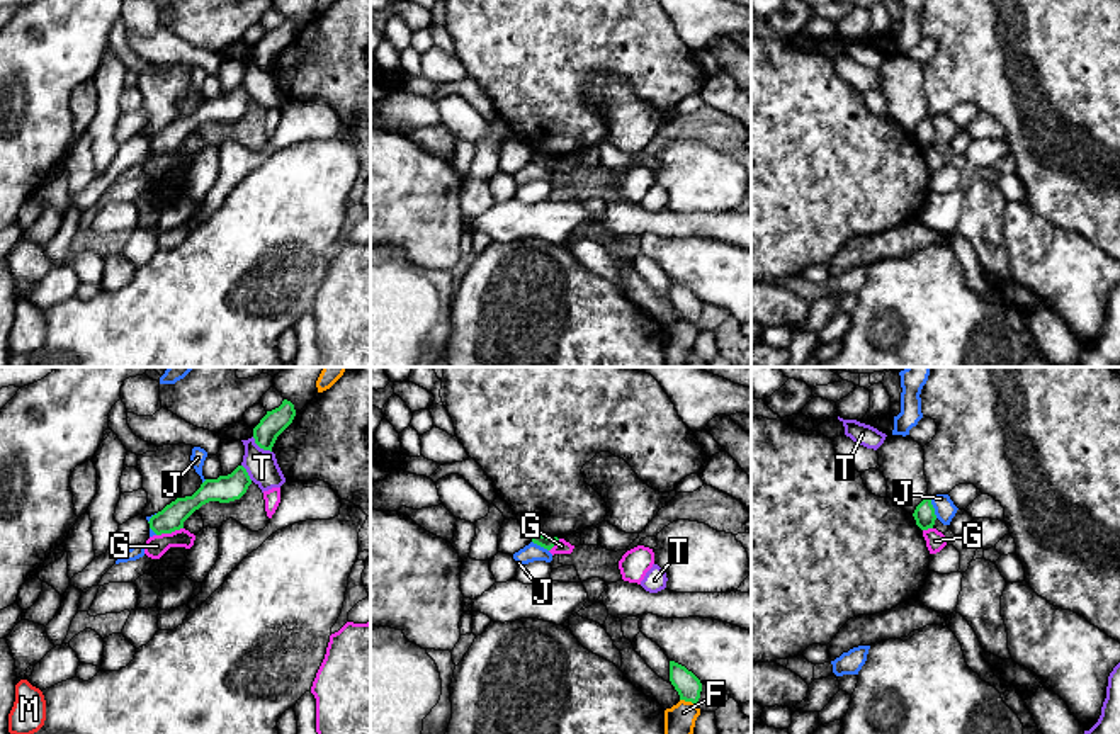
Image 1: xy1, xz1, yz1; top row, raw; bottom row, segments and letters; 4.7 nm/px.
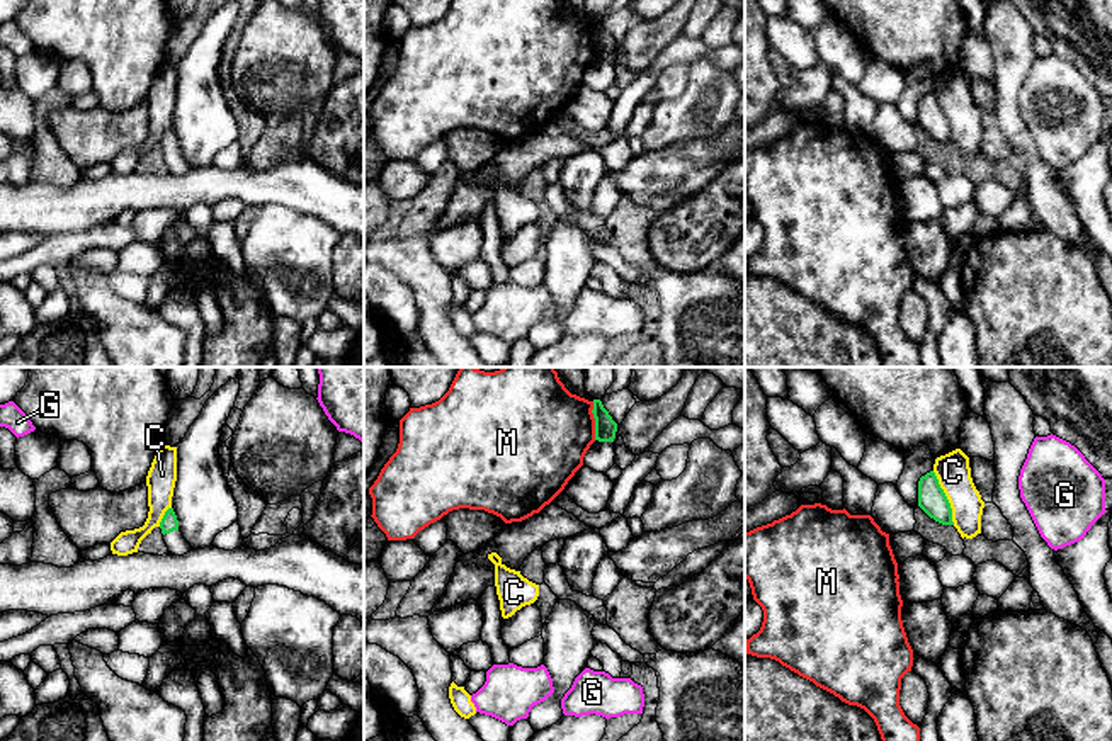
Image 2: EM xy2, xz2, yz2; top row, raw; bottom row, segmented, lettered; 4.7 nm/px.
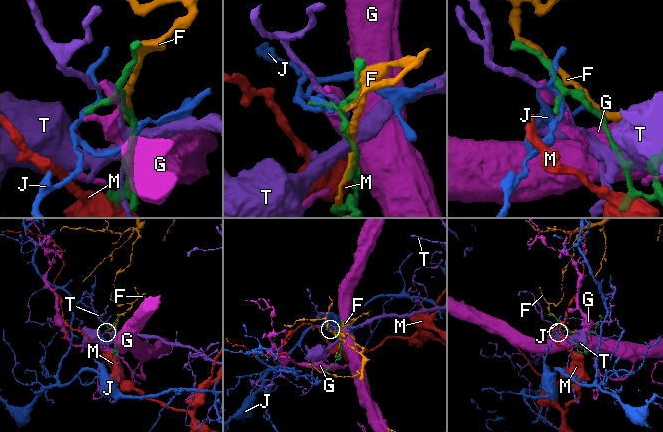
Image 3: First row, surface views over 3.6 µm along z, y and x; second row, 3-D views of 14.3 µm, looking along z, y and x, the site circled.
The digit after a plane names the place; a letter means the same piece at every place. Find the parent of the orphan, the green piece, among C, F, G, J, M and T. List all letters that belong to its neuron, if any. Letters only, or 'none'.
none

